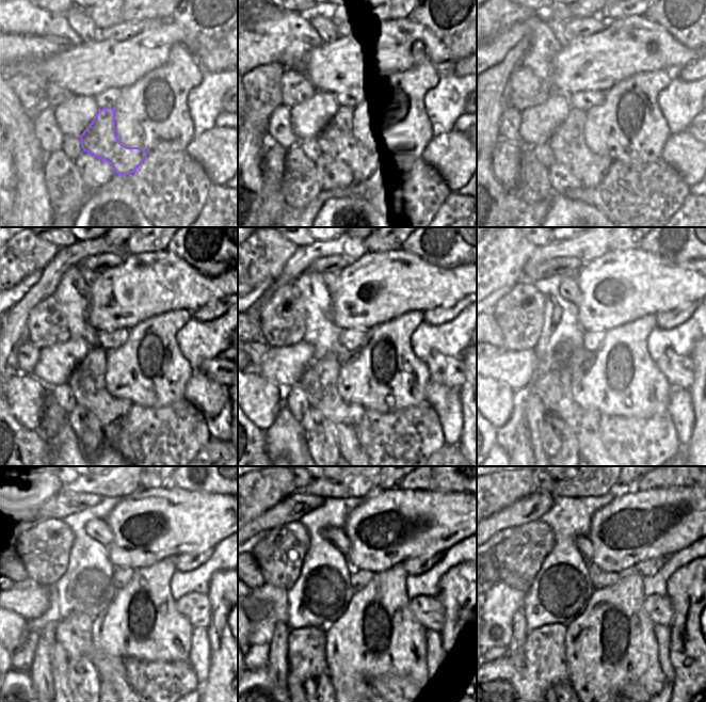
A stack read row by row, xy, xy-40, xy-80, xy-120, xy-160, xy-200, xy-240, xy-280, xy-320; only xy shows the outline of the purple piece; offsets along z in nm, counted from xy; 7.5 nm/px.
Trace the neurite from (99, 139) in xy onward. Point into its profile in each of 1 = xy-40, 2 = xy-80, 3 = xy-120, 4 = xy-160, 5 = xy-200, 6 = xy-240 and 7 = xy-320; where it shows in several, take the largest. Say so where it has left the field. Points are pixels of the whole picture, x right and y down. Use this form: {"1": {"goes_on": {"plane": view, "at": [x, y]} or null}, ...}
{"1": {"goes_on": {"plane": "xy-40", "at": [336, 141]}}, "2": {"goes_on": {"plane": "xy-80", "at": [567, 143]}}, "3": {"goes_on": {"plane": "xy-120", "at": [86, 382]}}, "4": {"goes_on": {"plane": "xy-160", "at": [319, 382]}}, "5": {"goes_on": {"plane": "xy-200", "at": [554, 388]}}, "6": {"goes_on": {"plane": "xy-240", "at": [74, 633]}}, "7": {"goes_on": {"plane": "xy-320", "at": [498, 683]}}}

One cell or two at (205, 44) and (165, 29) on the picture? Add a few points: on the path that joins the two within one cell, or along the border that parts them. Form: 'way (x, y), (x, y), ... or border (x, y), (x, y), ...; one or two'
border (173, 21), (193, 42), (194, 54); two

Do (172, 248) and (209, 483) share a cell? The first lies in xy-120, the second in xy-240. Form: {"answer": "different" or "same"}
{"answer": "same"}

